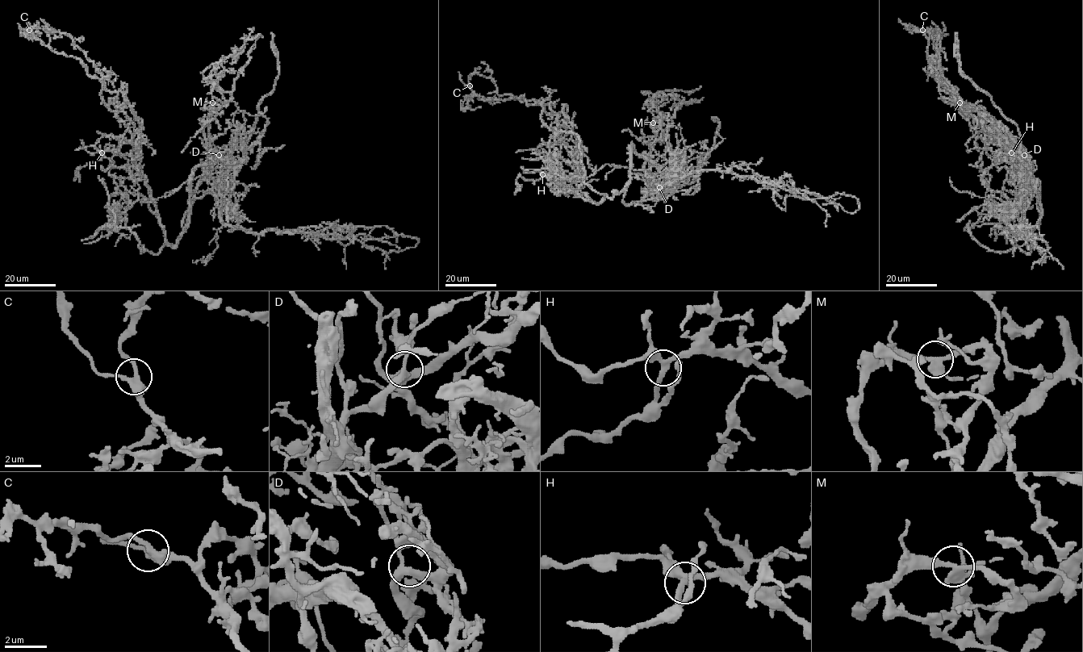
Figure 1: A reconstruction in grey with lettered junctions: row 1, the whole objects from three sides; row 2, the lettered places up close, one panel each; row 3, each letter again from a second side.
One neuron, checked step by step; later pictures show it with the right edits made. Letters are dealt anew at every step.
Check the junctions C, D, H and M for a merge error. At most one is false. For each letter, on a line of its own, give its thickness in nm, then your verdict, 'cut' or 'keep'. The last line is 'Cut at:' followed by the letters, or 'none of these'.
C: 320 nm | keep
D: 320 nm | keep
H: 280 nm | keep
M: 320 nm | keep
Cut at: none of these

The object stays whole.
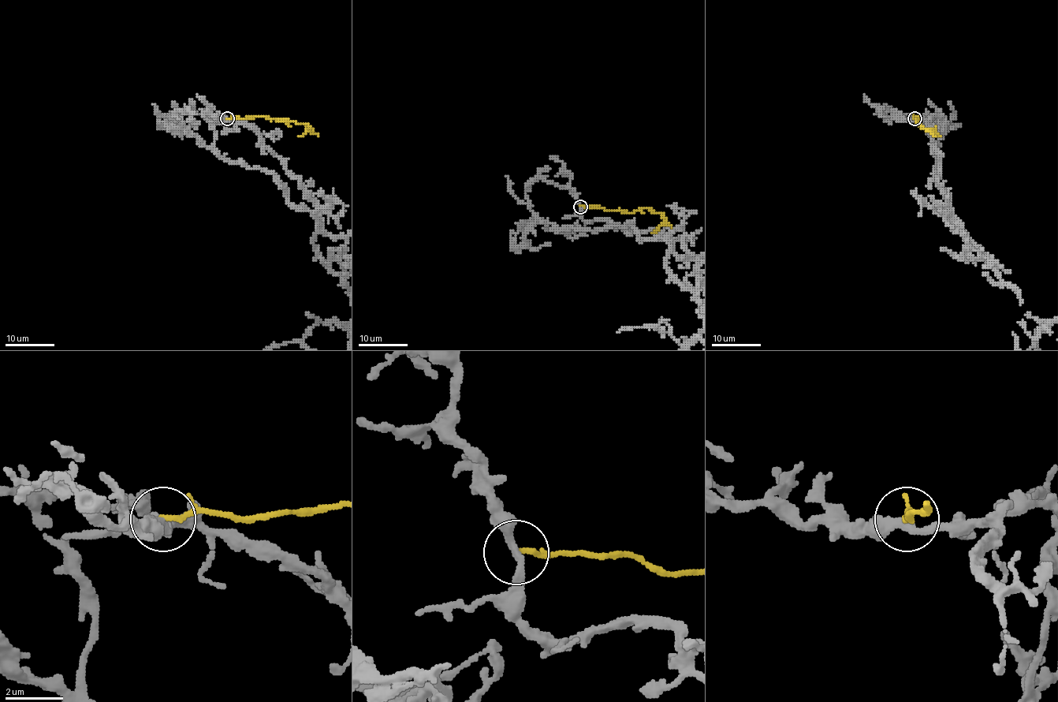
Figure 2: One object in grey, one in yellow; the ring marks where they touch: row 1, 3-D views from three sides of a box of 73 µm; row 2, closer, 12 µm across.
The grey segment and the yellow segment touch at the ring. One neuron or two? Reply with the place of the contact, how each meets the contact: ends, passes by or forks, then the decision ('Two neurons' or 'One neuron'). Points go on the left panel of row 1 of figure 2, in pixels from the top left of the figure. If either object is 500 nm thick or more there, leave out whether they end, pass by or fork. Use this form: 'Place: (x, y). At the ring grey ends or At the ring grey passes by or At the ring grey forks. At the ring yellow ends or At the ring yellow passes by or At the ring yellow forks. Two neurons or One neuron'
Place: (227, 118). At the ring grey passes by. At the ring yellow ends. Two neurons

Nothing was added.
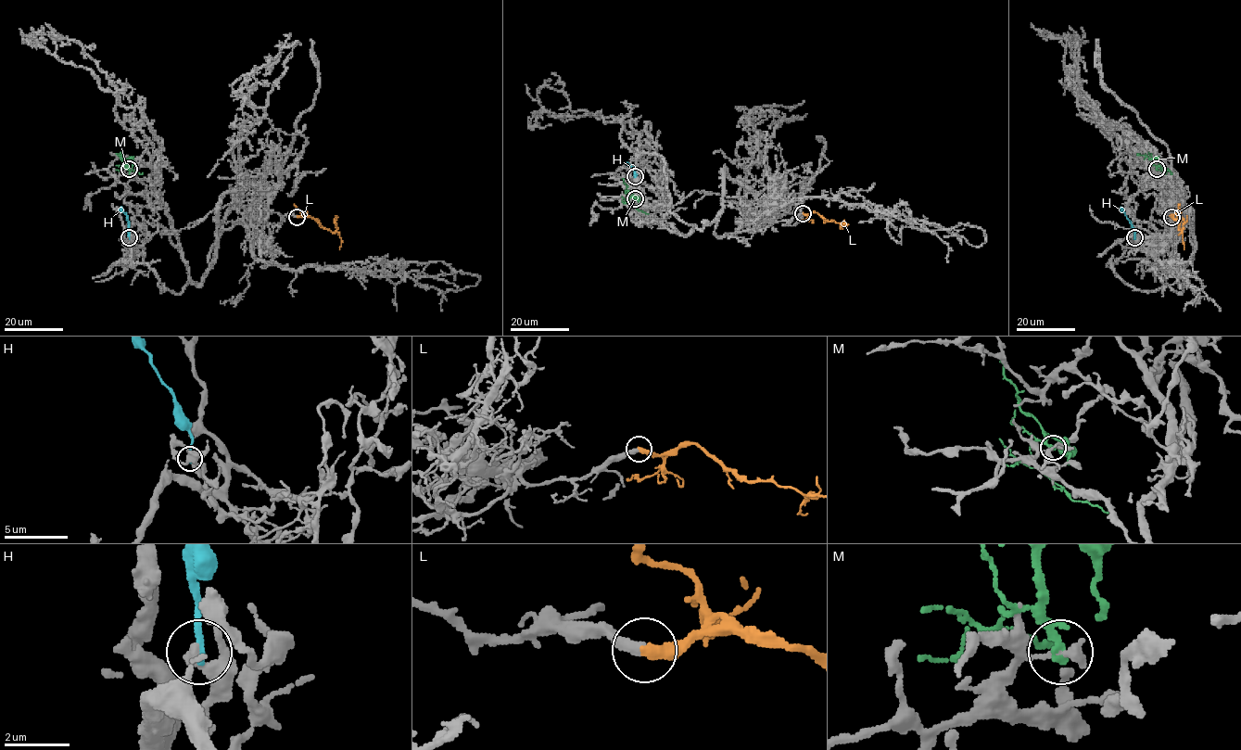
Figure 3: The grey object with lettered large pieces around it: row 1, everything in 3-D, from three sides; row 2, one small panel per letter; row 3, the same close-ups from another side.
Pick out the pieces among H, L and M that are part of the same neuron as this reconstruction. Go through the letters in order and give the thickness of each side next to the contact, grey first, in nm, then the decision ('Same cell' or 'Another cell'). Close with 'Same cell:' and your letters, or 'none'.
H: Thickness 360 nm (grey) against 260 nm. Another cell
L: Thickness 360 nm (grey) against 400 nm. Same cell
M: Thickness 380 nm (grey) against 280 nm. Another cell
Same cell: L

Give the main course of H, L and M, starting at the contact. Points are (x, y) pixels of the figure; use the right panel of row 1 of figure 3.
H: (1134, 237), (1134, 231), (1120, 207)
L: (1171, 216), (1182, 232), (1184, 248)
M: (1157, 170), (1156, 166), (1171, 173)

